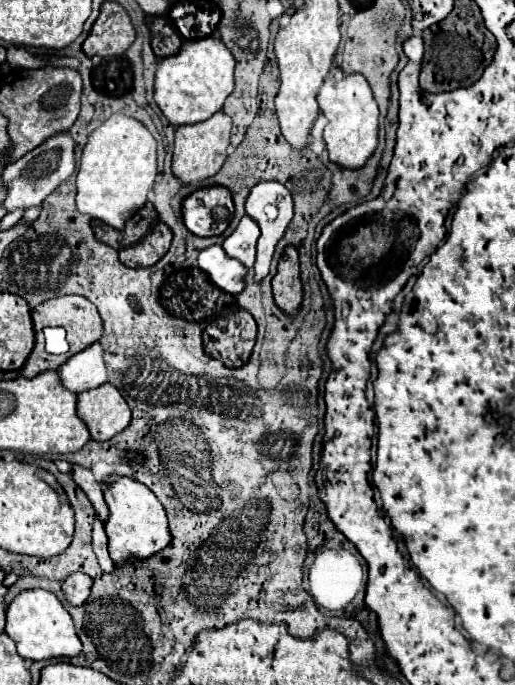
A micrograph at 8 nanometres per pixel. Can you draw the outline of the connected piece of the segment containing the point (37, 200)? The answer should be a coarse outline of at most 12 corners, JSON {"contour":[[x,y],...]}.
{"contour":[[67,132],[3,168],[7,212],[41,202],[75,170]]}

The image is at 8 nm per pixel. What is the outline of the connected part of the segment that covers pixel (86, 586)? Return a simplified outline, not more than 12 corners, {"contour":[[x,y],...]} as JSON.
{"contour":[[75,572],[61,584],[71,606],[89,596],[93,578]]}

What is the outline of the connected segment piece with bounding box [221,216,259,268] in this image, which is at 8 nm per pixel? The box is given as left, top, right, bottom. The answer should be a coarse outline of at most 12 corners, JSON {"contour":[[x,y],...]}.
{"contour":[[249,216],[223,240],[227,256],[251,268],[259,226]]}

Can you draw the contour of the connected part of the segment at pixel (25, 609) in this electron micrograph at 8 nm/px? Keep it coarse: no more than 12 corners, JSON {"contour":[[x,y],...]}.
{"contour":[[23,590],[5,634],[25,660],[77,656],[81,642],[55,594]]}

